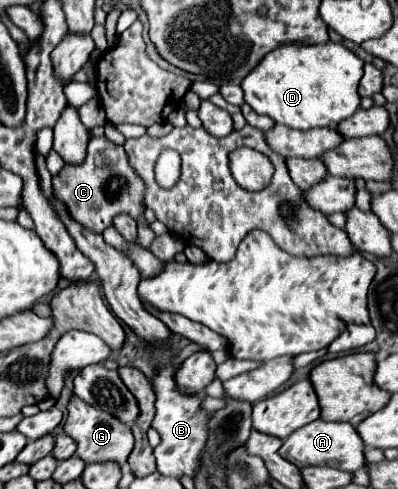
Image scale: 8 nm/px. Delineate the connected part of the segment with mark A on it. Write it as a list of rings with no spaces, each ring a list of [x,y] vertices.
[[[315,420],[293,434],[289,434],[283,440],[283,446],[279,448],[279,454],[297,464],[297,466],[325,466],[329,464],[331,468],[345,470],[345,472],[355,472],[365,466],[365,456],[363,456],[365,444],[359,438],[357,430],[349,422],[327,422],[327,420]]]

